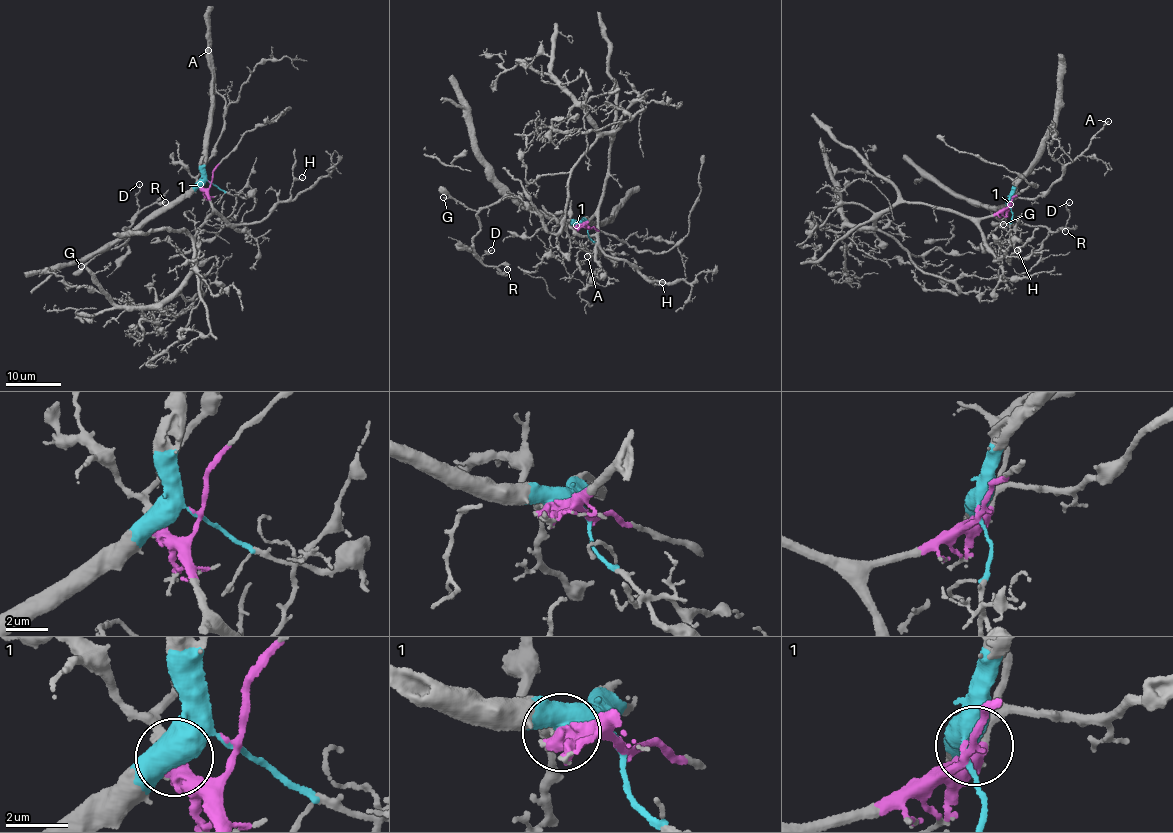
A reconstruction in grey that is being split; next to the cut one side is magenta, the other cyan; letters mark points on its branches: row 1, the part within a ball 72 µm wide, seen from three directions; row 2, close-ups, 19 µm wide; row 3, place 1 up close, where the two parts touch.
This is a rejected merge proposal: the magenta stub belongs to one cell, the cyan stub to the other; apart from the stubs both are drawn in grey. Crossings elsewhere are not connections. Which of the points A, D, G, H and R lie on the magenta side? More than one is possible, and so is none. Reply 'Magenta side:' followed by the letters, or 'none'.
Magenta side: A, H

